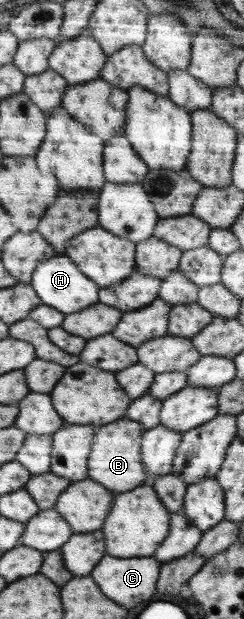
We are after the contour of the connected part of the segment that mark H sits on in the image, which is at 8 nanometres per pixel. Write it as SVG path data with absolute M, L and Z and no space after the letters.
M55 256L45 262L42 262L37 270L32 275L31 287L35 289L37 297L41 299L42 303L49 305L61 311L64 314L77 313L77 311L85 310L87 307L96 305L100 301L100 288L93 279L89 279L84 272L73 260L68 259L67 256Z

